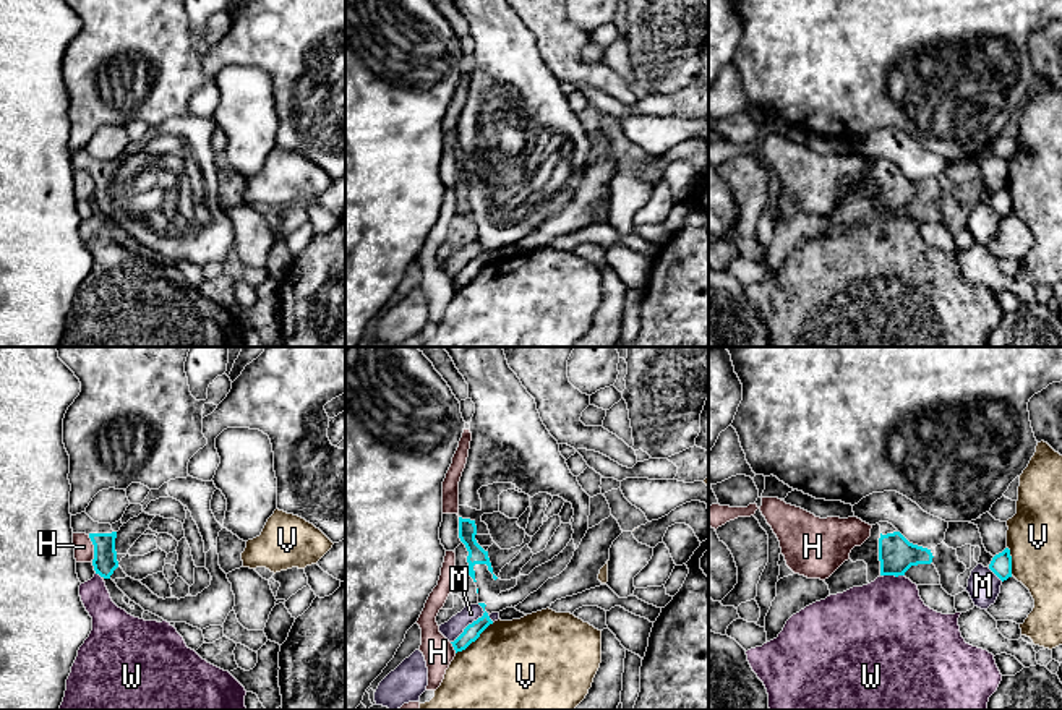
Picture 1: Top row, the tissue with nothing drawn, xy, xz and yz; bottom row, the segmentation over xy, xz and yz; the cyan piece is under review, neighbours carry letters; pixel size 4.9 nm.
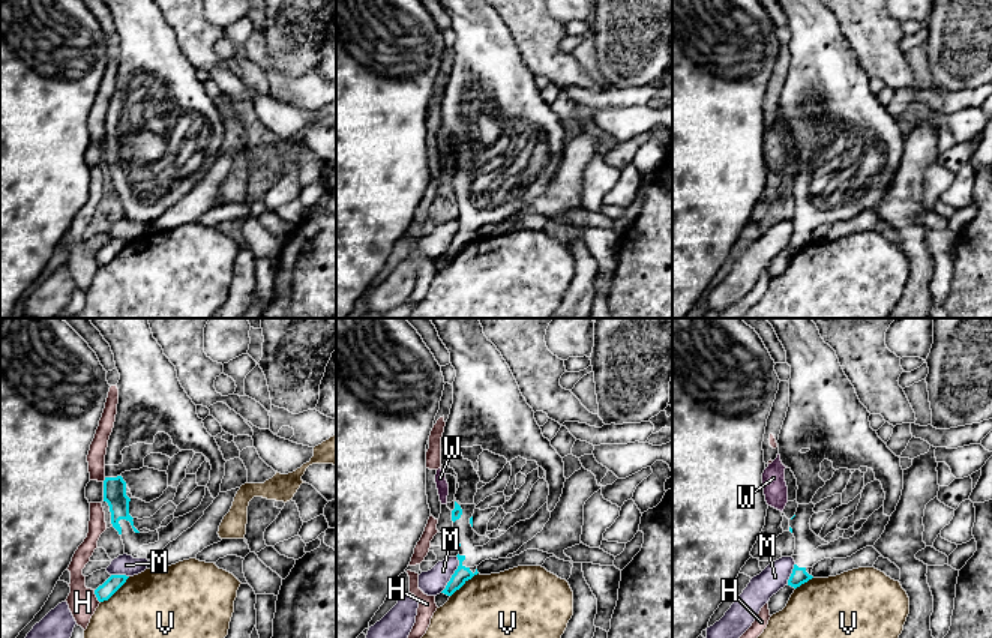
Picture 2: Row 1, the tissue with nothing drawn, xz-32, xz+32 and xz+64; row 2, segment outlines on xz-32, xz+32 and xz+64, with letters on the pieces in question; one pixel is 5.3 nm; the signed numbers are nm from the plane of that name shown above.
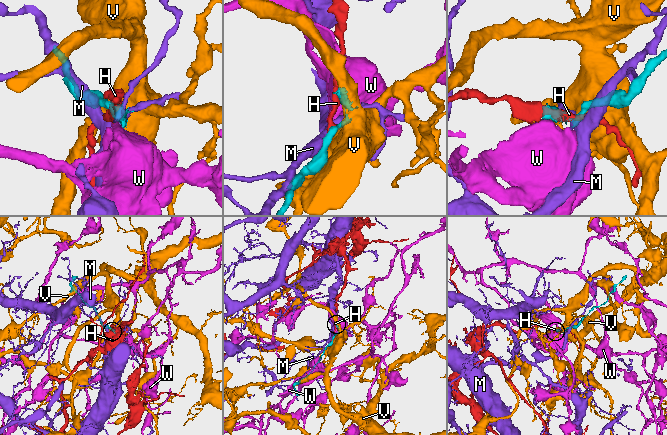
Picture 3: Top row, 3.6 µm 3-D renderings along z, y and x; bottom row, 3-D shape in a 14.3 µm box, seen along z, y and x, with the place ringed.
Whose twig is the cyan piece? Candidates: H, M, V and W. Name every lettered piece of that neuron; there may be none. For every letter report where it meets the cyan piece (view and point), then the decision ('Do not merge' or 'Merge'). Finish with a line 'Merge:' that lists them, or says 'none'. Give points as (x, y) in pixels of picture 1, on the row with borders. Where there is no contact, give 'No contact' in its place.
H: Touches cyan at xy (94, 548). Do not merge
M: Touches cyan at xz (474, 621). Do not merge
V: Touches cyan at xz (474, 641). Do not merge
W: Touches cyan at yz (894, 574). Do not merge
Merge: none

